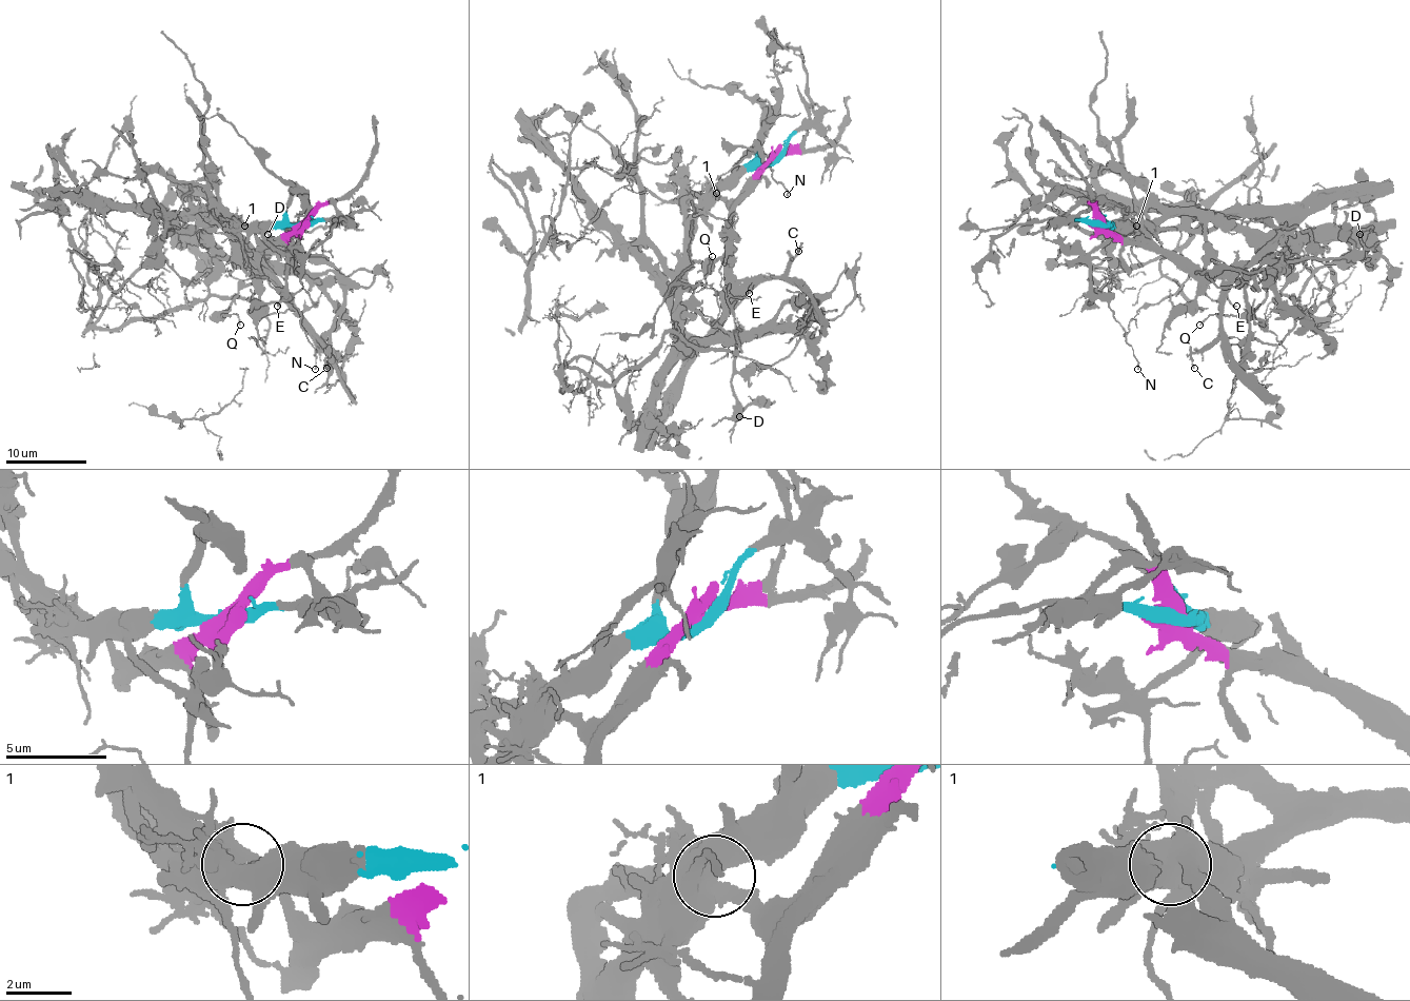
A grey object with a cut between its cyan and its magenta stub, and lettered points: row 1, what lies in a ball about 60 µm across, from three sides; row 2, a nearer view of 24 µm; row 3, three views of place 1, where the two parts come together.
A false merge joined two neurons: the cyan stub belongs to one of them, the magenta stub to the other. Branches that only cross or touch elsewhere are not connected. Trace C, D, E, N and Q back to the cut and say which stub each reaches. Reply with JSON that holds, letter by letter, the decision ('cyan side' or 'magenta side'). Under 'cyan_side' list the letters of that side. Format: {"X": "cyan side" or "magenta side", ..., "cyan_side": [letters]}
{"C": "magenta side", "D": "cyan side", "E": "magenta side", "N": "cyan side", "Q": "cyan side", "cyan_side": ["D", "N", "Q"]}

